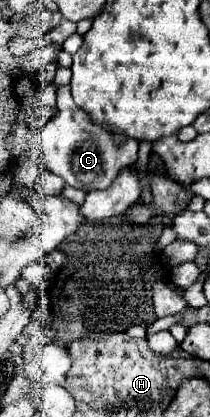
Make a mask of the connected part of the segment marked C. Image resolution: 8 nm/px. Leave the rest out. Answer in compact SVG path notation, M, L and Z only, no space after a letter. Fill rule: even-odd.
M69 86L57 88L57 108L59 108L59 114L49 124L45 124L39 134L41 168L61 176L69 186L81 188L85 192L109 188L113 180L119 176L121 168L137 160L139 146L131 138L127 138L123 146L115 146L113 134L93 124L89 116L81 108L77 108Z

